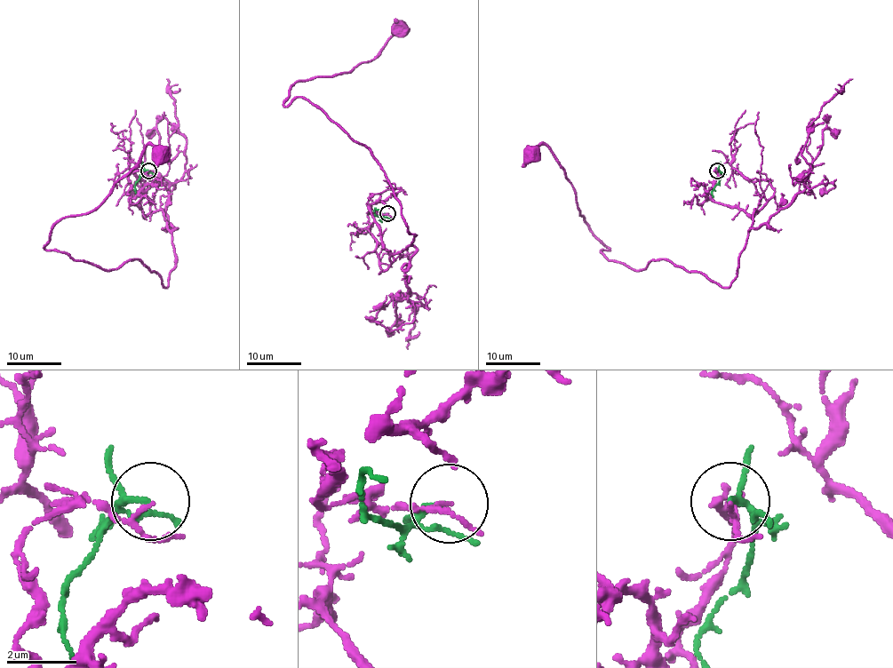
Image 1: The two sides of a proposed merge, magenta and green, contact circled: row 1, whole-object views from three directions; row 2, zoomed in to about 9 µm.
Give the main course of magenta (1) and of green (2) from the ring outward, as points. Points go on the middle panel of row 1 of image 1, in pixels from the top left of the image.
1: (388, 213), (366, 206), (391, 253), (414, 234), (373, 155), (300, 97), (283, 105), (397, 27)
2: (388, 213), (381, 217), (375, 214), (375, 209), (378, 210)

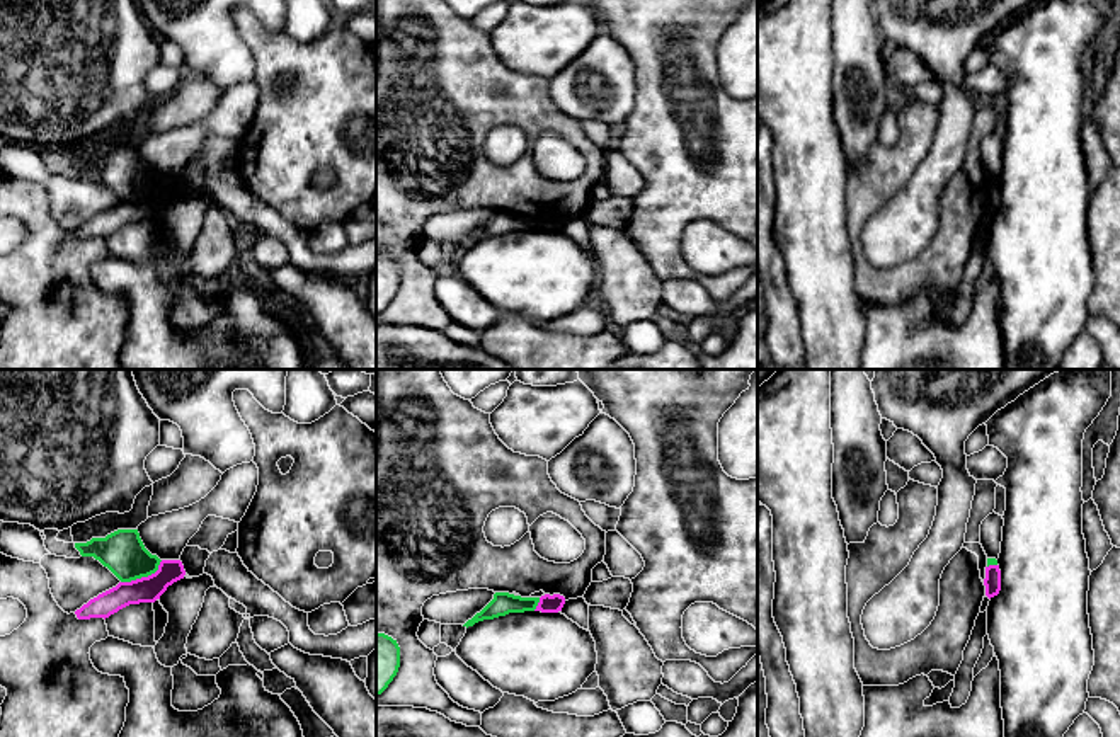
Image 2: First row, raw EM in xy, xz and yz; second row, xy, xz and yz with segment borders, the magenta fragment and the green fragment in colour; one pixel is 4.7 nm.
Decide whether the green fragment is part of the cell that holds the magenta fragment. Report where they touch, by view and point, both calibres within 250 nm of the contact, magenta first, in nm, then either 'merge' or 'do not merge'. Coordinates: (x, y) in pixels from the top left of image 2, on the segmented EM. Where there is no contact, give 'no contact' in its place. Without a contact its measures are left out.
contact xy (143, 577); calibres 130 and 200 nm; do not merge

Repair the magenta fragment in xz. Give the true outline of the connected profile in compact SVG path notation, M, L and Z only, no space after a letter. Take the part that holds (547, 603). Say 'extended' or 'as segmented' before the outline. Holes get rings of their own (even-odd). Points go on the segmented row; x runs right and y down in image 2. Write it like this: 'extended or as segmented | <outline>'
as segmented | M545 594L545 596L540 597L540 603L538 603L534 611L558 613L558 611L562 611L563 604L565 604L563 596L560 596L560 594L553 594L553 596Z

